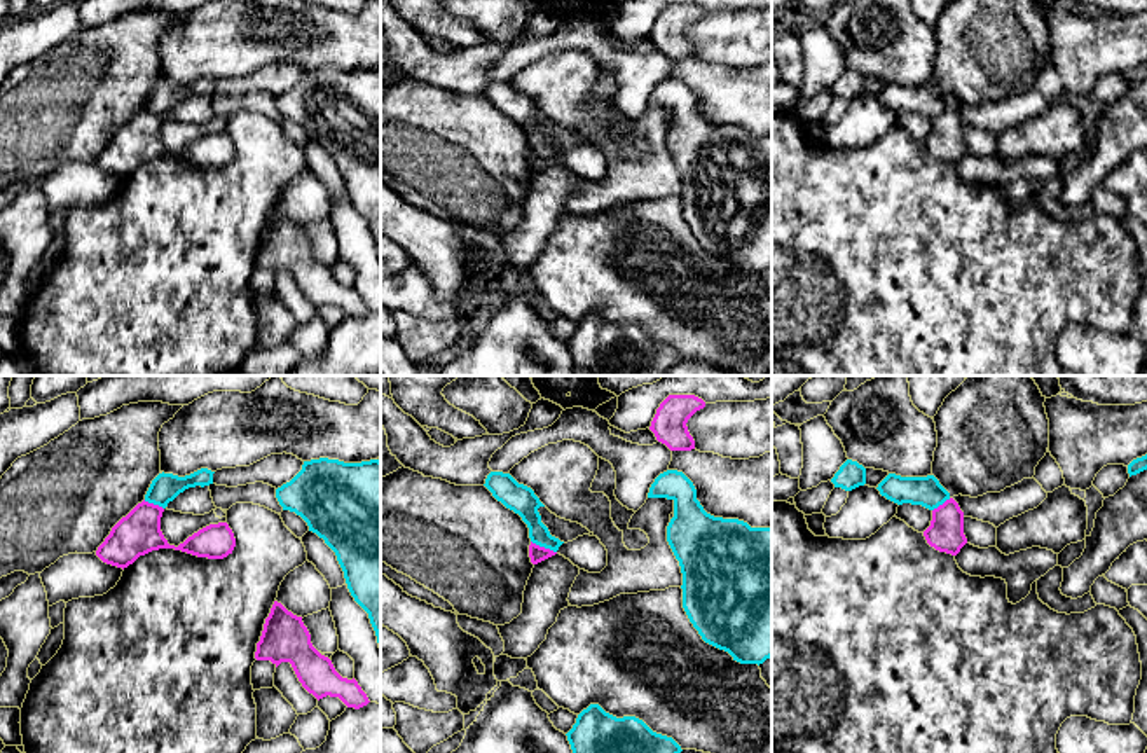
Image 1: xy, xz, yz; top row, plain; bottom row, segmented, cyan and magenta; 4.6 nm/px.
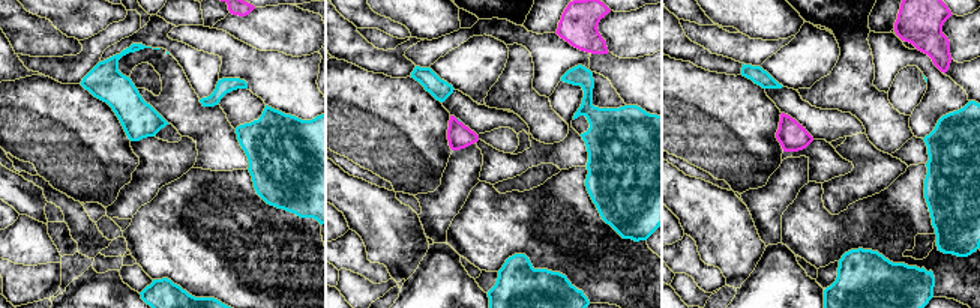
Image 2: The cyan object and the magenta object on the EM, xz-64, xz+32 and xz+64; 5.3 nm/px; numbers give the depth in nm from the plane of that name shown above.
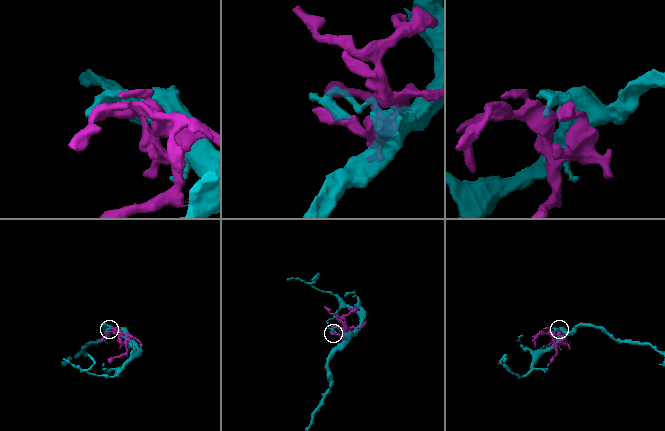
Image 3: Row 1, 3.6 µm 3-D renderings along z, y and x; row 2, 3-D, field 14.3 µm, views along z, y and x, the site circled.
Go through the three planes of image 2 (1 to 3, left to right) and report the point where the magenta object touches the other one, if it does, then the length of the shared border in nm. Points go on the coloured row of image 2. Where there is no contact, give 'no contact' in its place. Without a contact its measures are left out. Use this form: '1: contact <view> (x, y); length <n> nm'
1: no contact
2: no contact
3: no contact

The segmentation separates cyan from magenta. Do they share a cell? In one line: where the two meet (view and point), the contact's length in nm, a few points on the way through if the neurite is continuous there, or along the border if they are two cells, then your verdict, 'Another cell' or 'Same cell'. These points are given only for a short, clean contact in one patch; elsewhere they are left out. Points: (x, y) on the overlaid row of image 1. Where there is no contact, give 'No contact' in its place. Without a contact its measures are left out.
Touches cyan at xz (543, 545). Shared border 130 nm. Boundary: xz (531, 540), (556, 552). Another cell

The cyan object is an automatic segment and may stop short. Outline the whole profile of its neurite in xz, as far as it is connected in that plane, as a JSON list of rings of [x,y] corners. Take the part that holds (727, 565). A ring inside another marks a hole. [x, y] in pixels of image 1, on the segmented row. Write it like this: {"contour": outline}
{"contour": [[[677,470],[660,473],[648,498],[674,501],[667,542],[683,573],[683,608],[702,639],[740,664],[772,657],[772,528],[714,517]]]}

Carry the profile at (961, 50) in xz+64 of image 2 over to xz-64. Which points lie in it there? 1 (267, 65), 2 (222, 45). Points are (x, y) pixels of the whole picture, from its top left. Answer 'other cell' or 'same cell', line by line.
1: other cell
2: other cell

